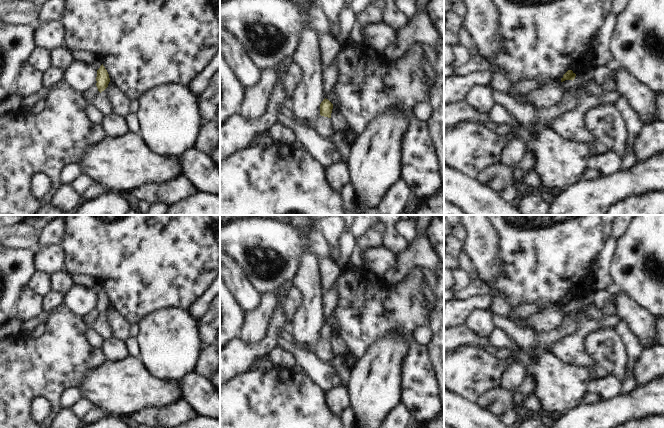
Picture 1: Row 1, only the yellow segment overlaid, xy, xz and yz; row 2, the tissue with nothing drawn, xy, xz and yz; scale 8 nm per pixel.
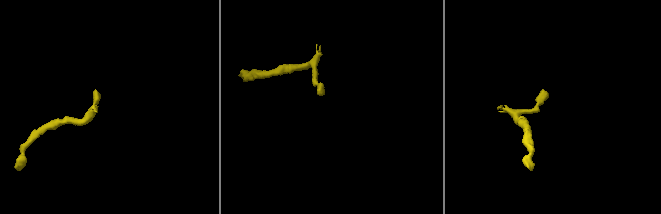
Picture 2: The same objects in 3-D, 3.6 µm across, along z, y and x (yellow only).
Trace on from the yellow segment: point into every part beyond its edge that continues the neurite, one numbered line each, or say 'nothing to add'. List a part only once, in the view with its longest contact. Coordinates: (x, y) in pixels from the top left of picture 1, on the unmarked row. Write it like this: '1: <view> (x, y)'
nothing to add

